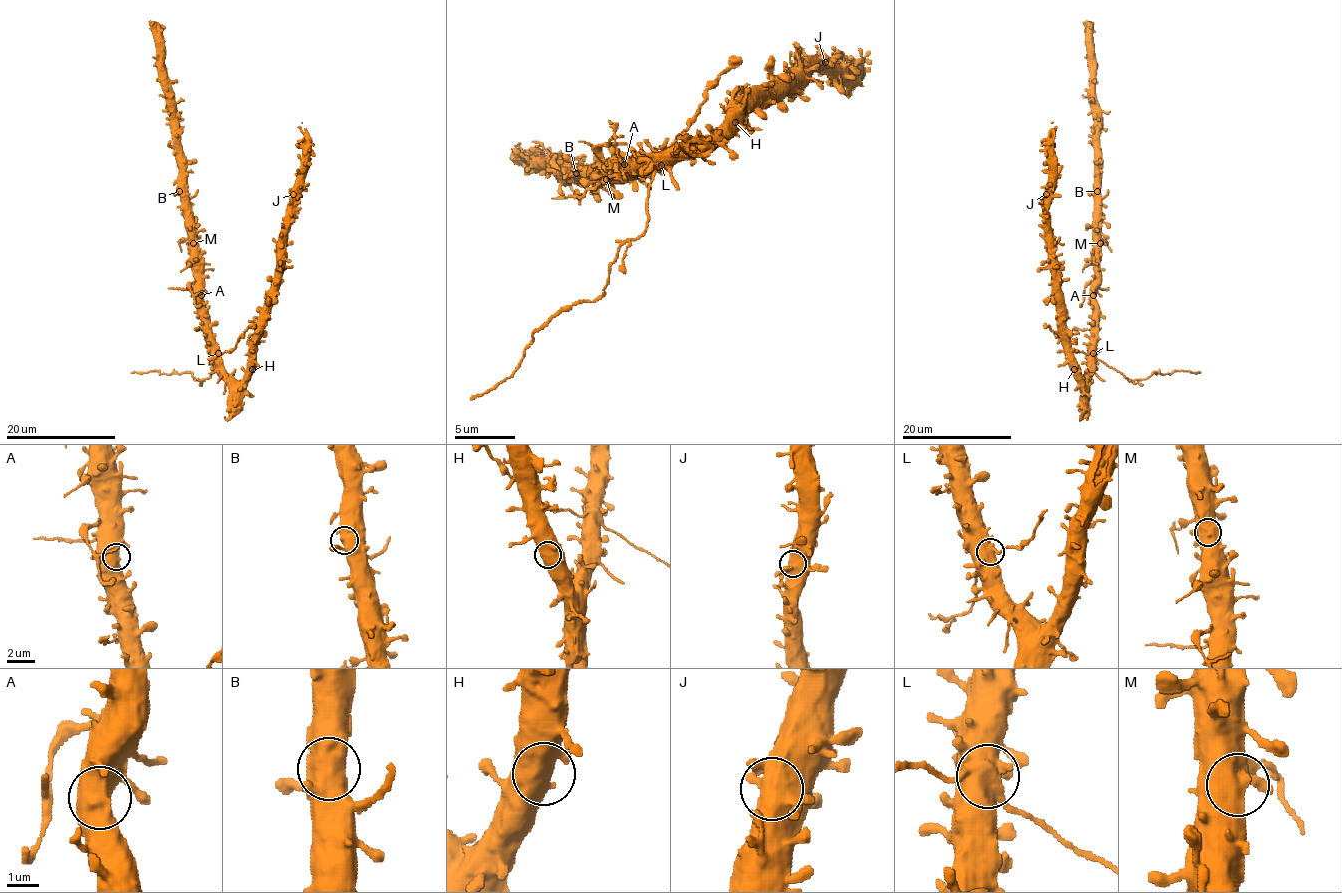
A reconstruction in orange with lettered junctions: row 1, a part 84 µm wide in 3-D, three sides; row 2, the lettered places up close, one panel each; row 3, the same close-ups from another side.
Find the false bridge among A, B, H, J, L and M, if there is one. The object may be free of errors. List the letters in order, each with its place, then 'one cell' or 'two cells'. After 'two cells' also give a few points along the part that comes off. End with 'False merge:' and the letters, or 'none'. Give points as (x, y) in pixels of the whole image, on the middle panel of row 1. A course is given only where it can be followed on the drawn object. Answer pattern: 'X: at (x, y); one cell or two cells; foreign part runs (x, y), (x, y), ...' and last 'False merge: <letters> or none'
A: at (624, 164); one cell
B: at (576, 173); one cell
H: at (735, 122); one cell
J: at (825, 62); one cell
L: at (661, 165); two cells; foreign part runs (660, 164), (648, 188), (648, 227), (618, 248), (600, 296), (555, 311), (531, 335), (522, 362), (471, 398)
M: at (606, 179); one cell
False merge: L

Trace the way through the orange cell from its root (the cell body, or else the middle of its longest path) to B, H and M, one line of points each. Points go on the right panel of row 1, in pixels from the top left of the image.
B: (1094, 349), (1097, 191)
H: (1094, 349), (1094, 368), (1083, 382), (1074, 369)
M: (1094, 349), (1094, 293), (1100, 243)

